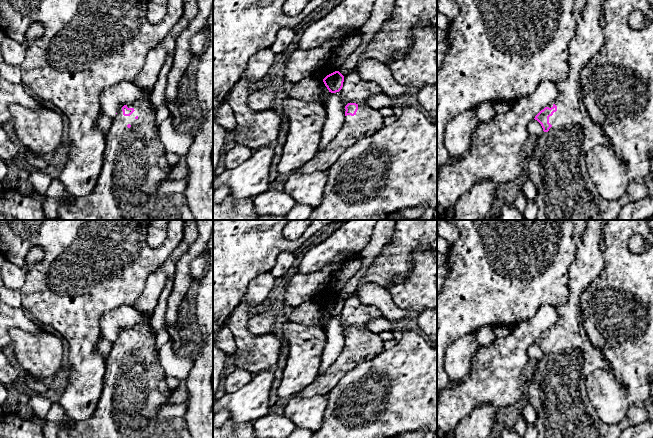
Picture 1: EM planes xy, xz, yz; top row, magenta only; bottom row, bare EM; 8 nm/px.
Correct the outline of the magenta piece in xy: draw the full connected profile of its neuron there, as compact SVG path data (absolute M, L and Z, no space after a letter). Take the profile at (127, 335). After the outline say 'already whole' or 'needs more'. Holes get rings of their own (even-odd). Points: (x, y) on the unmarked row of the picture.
M184 241L179 243L177 245L177 247L171 252L169 257L153 273L151 273L148 276L147 281L146 281L146 285L143 289L143 292L137 298L137 300L133 304L133 307L141 312L144 312L146 315L148 315L149 320L147 322L144 322L143 324L124 329L111 342L111 351L110 351L109 356L106 359L106 372L104 375L103 391L102 391L98 406L97 406L93 416L87 420L84 420L84 421L74 421L73 420L73 426L69 429L61 429L58 433L58 438L192 438L184 417L163 418L157 414L157 409L161 405L165 405L165 404L169 403L168 402L169 397L173 391L171 391L168 388L168 386L165 382L166 375L164 373L162 366L159 363L159 356L158 356L158 352L156 351L155 337L151 333L151 329L152 329L151 318L152 318L153 312L156 309L158 299L159 299L161 293L163 292L166 283L168 281L174 281L175 272L176 272L176 264L177 264L178 260L188 251L188 248L189 248L189 245L186 244Z; needs more

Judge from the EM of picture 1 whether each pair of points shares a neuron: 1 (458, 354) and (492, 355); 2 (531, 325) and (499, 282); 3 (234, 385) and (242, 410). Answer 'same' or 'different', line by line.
1: different
2: different
3: different

